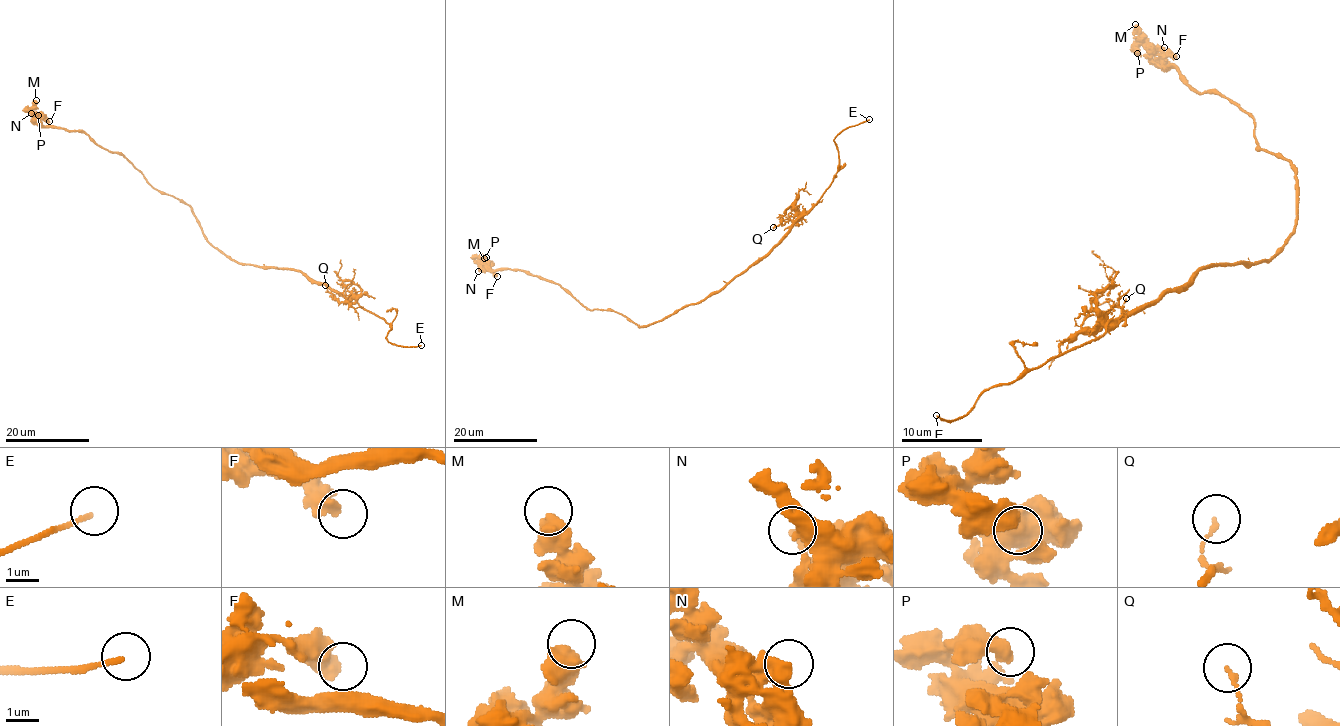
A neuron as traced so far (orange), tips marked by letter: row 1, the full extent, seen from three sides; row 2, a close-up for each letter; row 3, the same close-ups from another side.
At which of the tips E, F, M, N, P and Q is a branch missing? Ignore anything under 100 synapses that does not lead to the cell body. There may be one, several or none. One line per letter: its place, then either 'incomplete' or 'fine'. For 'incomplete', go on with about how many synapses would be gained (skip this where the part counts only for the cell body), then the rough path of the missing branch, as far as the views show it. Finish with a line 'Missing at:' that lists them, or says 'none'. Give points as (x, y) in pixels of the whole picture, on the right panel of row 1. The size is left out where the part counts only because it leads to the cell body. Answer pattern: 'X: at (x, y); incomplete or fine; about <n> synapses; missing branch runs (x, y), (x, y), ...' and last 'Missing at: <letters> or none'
E: at (936, 415); incomplete; missing branch runs (936, 415), (938, 410), (933, 406), (937, 403)
F: at (1176, 56); fine
M: at (1135, 24); fine
N: at (1164, 47); fine
P: at (1137, 53); fine
Q: at (1126, 298); fine
Missing at: E

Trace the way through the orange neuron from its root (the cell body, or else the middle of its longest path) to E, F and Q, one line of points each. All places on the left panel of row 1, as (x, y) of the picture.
E: (237, 263), (298, 270), (388, 323), (391, 330), (386, 338), (392, 344), (421, 345)
F: (237, 263), (208, 241), (188, 205), (156, 190), (122, 155), (97, 145), (84, 133), (37, 122), (49, 121)
Q: (237, 263), (298, 270), (347, 299), (341, 302), (325, 285)

